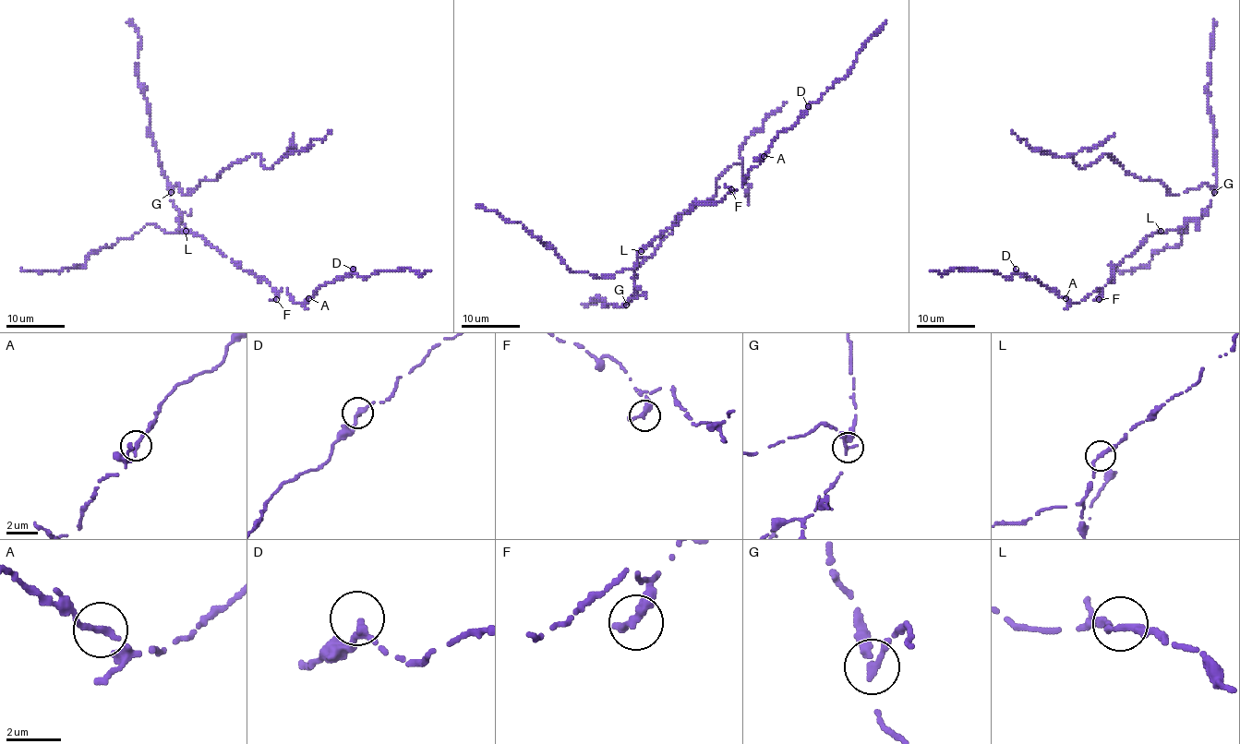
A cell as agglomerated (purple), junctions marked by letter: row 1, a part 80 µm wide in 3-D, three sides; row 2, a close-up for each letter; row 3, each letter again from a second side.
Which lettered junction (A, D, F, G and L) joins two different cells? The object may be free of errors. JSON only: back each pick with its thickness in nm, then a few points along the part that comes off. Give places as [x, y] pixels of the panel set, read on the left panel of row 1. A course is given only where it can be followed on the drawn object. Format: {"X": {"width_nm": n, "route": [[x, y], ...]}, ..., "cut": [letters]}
{"G": {"width_nm": 280, "route": [[171, 193], [178, 184], [181, 194], [188, 194], [254, 154], [270, 168], [331, 131]]}, "cut": ["G"]}

